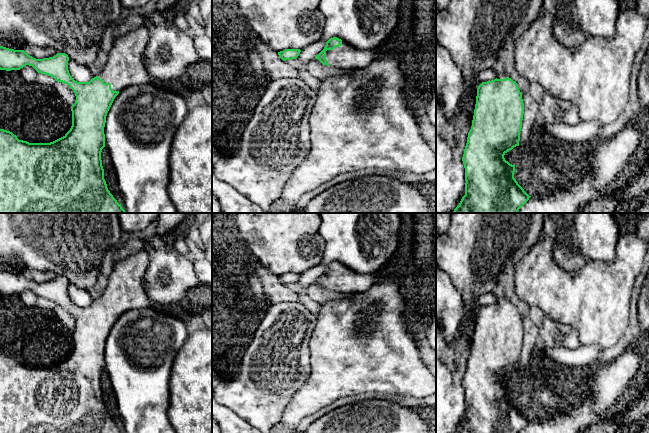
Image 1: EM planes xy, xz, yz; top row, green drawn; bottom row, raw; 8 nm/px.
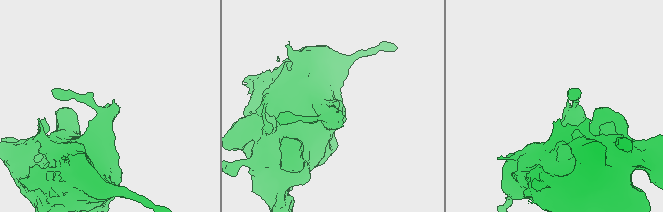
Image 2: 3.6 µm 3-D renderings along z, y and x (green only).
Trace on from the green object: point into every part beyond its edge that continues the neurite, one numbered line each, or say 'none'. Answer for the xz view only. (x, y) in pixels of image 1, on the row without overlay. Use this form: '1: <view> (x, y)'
1: xz (345, 280)

